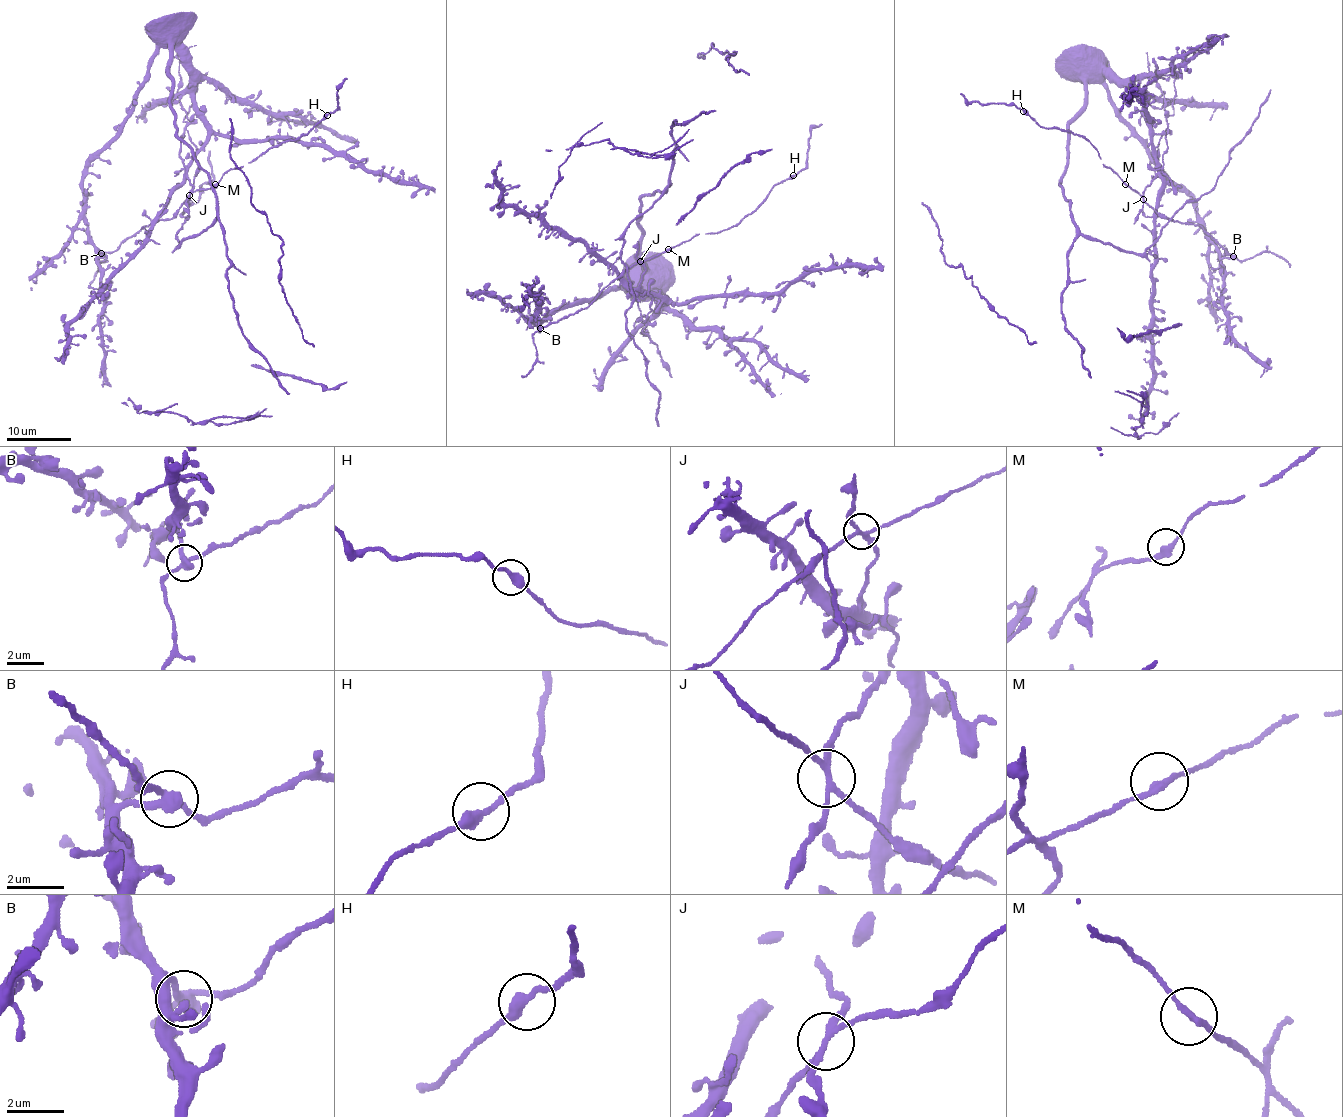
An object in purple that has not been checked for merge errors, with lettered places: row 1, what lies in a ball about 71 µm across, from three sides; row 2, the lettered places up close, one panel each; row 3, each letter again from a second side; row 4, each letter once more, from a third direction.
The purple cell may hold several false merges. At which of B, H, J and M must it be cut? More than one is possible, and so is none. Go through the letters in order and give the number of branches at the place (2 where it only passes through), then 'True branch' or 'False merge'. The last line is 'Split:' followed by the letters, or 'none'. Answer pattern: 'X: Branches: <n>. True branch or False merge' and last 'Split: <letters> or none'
B: Branches: 3. False merge
H: Branches: 2. True branch
J: Branches: 4. False merge
M: Branches: 2. True branch
Split: B, J

